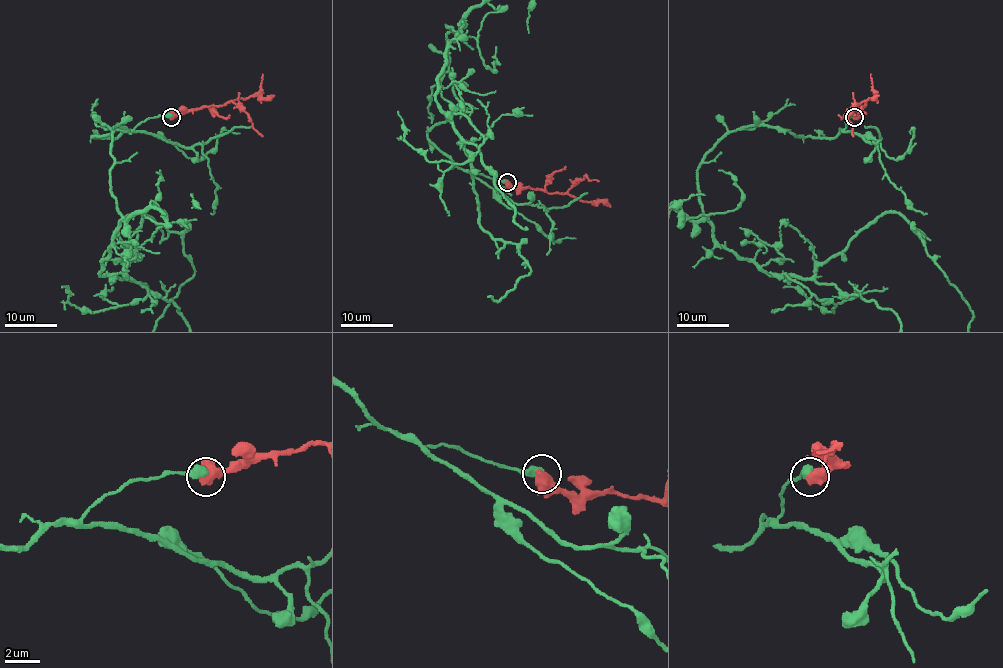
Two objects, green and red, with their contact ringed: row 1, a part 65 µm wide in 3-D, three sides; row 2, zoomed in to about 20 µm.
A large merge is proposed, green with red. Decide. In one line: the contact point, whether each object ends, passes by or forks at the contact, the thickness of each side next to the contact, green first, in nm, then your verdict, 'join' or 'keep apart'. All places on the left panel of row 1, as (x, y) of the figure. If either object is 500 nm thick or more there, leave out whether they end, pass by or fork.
place (171, 117); calibres 550 and 700 nm; keep apart

